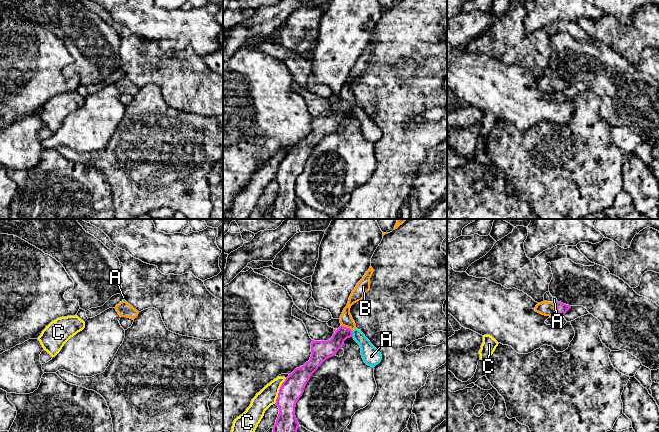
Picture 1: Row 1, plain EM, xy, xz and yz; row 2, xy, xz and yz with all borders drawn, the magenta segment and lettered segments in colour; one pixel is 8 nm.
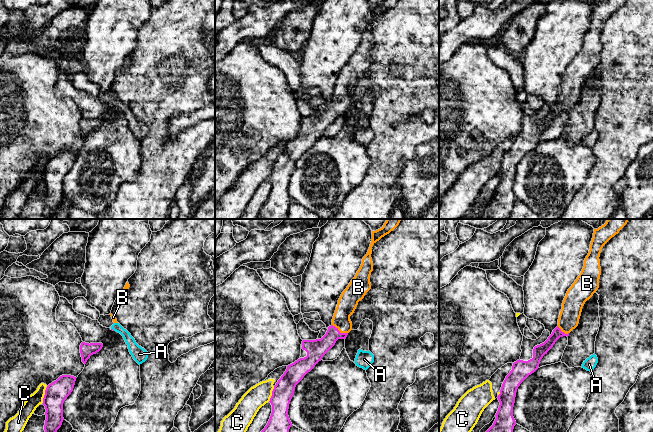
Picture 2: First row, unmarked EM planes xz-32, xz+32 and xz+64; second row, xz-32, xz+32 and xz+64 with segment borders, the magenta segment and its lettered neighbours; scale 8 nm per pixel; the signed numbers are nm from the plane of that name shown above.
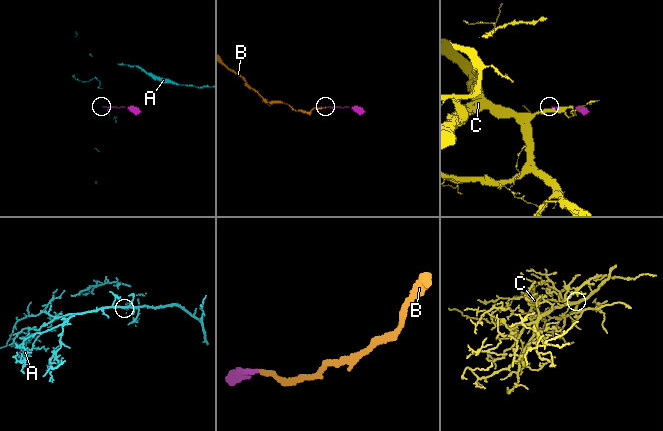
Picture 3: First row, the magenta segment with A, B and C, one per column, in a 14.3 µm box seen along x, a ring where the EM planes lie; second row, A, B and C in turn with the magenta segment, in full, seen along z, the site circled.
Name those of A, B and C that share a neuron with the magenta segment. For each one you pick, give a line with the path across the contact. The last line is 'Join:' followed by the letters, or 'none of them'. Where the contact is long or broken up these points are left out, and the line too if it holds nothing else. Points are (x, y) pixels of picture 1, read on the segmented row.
B: way yz (561, 308), (556, 309), (545, 308)
Join: B

